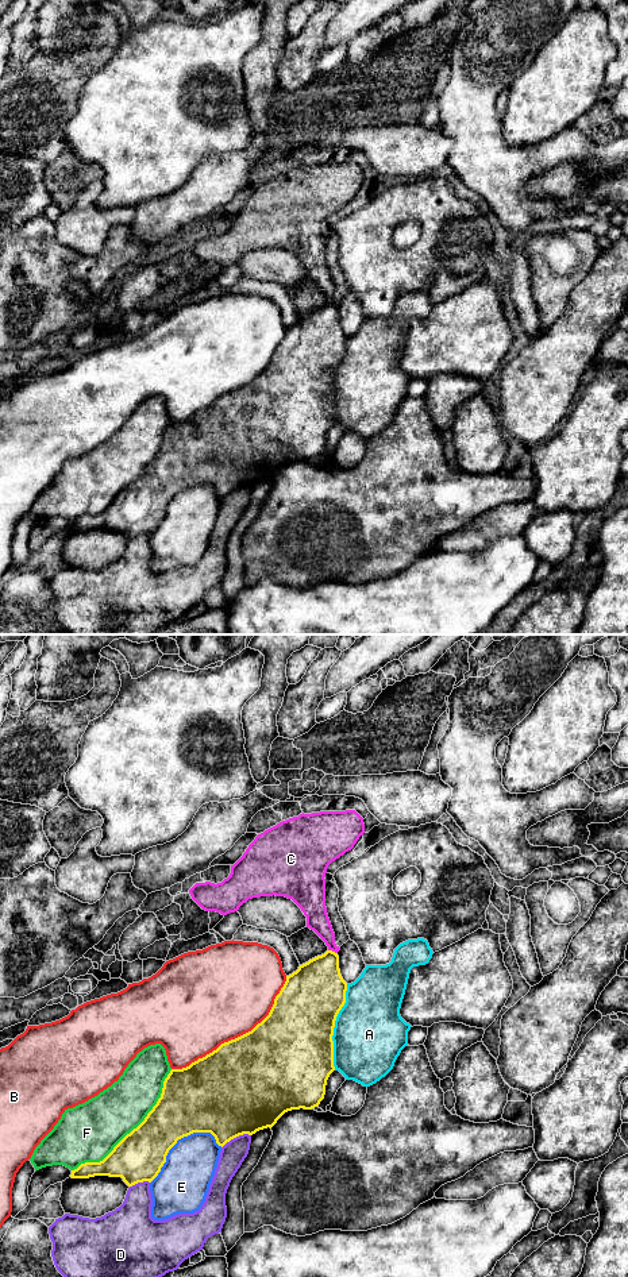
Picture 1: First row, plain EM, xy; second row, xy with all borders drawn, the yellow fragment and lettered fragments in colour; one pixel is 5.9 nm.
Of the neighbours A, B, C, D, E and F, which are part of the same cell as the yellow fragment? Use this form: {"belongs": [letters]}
{"belongs": []}

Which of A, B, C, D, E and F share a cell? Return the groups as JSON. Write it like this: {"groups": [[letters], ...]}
{"groups": [["A"], ["B"], ["C"], ["D"], ["E"], ["F"]]}

